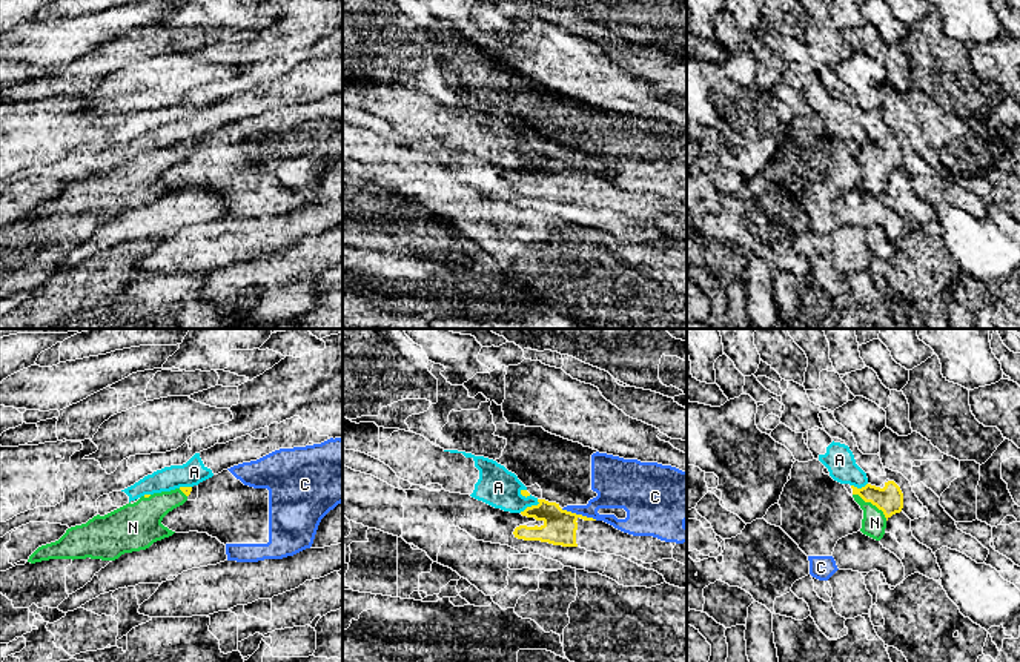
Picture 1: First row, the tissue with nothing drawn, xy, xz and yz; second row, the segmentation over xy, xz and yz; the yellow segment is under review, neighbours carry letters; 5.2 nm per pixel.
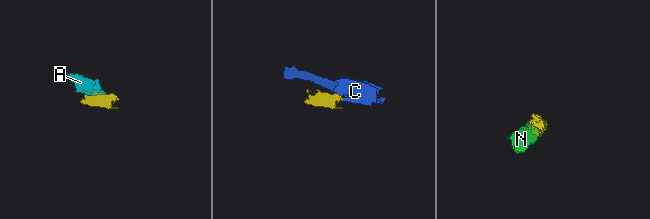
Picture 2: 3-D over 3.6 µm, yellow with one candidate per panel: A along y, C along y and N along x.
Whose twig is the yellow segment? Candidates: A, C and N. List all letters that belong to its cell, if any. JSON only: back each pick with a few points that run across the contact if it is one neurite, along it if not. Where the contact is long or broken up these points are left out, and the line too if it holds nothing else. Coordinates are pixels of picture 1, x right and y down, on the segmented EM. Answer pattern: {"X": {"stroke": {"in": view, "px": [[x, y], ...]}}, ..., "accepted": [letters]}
{"N": {"stroke": {"in": "yz", "px": [[890, 499], [871, 503], [874, 522]]}}, "accepted": ["N"]}

